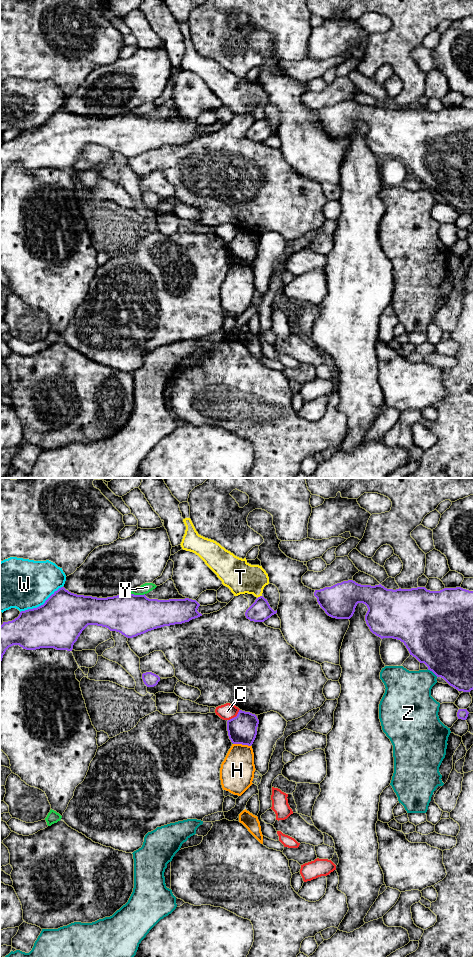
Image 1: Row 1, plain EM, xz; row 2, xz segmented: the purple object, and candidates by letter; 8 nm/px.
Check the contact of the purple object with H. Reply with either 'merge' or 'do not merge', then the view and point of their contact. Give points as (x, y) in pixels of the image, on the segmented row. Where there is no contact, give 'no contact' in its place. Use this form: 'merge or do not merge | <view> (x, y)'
do not merge | xz (242, 744)

